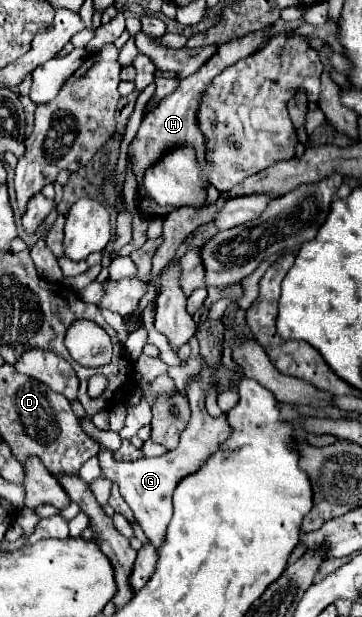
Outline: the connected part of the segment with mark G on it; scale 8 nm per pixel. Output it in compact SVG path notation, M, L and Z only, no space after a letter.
M220 364L220 372L214 372L208 366L204 366L200 378L192 380L188 384L186 398L190 402L192 416L186 424L186 430L182 432L178 448L162 454L160 458L140 458L136 462L118 462L118 460L112 458L110 450L104 450L104 452L98 454L102 474L120 486L122 498L132 508L136 522L144 530L146 538L156 546L156 550L160 550L162 542L166 540L166 526L172 518L172 492L174 492L174 488L178 486L178 482L182 478L186 478L188 474L194 474L202 464L206 464L206 458L210 458L210 454L214 454L222 446L226 436L230 436L227 418L223 417L223 422L212 422L212 416L206 412L206 406L204 406L206 390L212 386L214 376L218 380L218 390L224 390L230 378L236 378L236 380L242 378L242 374L230 372L222 364Z

